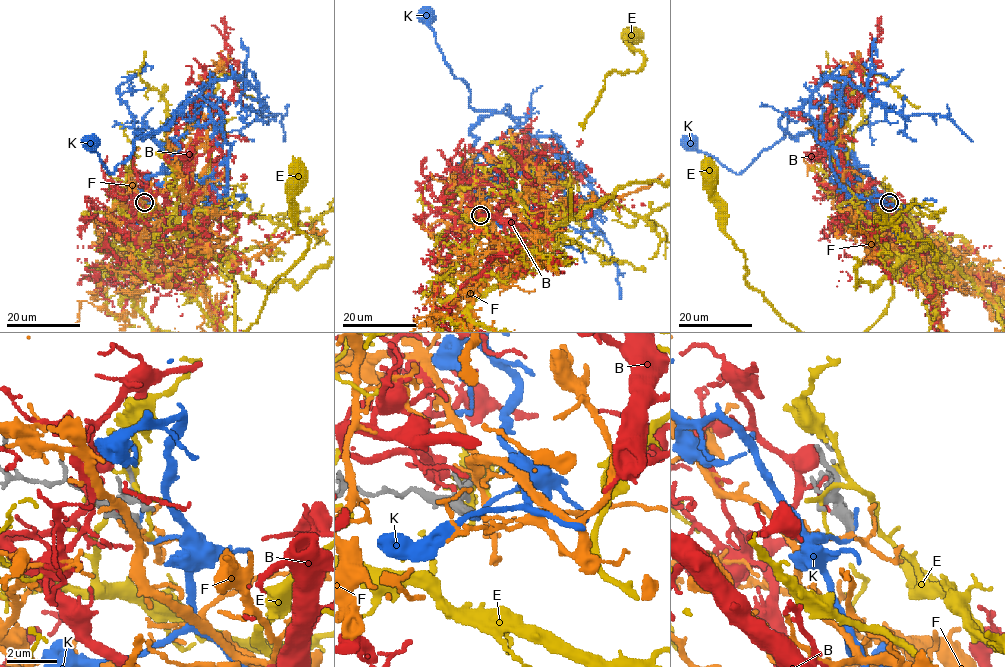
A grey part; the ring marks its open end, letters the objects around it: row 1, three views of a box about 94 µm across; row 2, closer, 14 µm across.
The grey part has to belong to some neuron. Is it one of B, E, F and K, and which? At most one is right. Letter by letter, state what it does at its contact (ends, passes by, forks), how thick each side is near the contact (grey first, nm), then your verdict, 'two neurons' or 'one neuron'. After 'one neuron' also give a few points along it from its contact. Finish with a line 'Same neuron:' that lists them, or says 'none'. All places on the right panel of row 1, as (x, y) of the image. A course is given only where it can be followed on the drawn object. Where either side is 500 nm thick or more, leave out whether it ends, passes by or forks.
B: it ends | 360/120 nm | two neurons
E: it forks | 240/160 nm | two neurons
F: it forks | 400/140 nm | one neuron
K: it ends | 320/190 nm | two neurons
Same neuron: F

